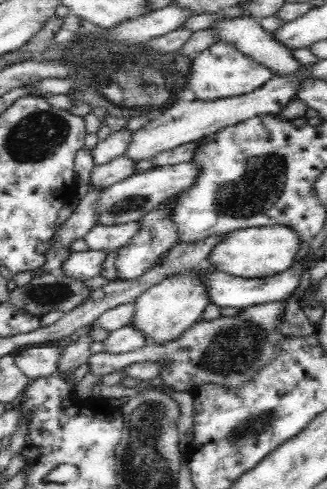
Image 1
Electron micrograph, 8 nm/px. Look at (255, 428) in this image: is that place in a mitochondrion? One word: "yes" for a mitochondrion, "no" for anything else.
yes

